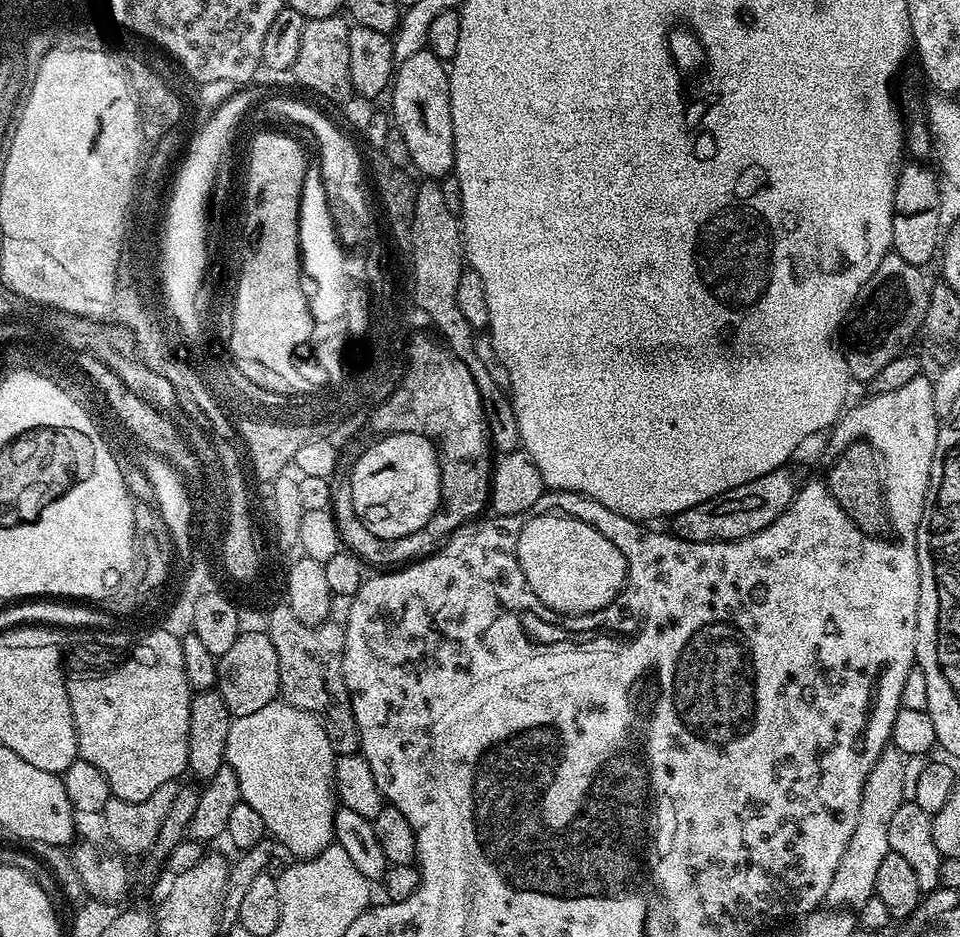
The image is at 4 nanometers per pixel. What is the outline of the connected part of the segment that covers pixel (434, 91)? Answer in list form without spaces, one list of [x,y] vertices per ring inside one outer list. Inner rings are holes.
[[[425,50],[399,61],[390,85],[391,119],[406,142],[411,167],[416,167],[424,178],[443,178],[456,167],[448,73],[445,61]]]

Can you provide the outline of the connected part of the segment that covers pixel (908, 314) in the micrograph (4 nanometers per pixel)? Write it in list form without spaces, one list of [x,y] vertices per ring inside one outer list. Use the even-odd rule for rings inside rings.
[[[889,252],[878,262],[878,270],[860,288],[842,328],[844,361],[853,381],[871,382],[880,370],[917,339],[922,318],[926,318],[930,283],[915,264],[906,262],[897,252]]]

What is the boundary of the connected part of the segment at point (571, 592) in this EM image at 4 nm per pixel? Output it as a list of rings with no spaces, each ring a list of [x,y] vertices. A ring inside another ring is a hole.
[[[559,513],[529,515],[520,525],[514,551],[527,584],[555,615],[580,616],[606,607],[623,588],[628,572],[625,555],[616,543],[594,530],[586,520],[561,516]]]

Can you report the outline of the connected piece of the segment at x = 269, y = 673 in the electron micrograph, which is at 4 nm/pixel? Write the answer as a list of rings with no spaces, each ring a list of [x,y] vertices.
[[[244,636],[218,658],[215,691],[220,693],[232,718],[252,714],[280,696],[277,662],[278,654],[274,646],[263,636]]]

